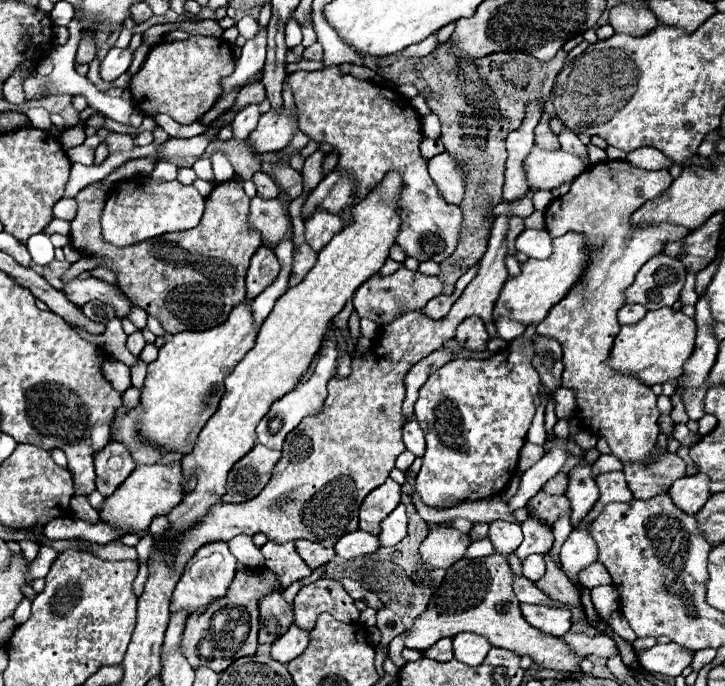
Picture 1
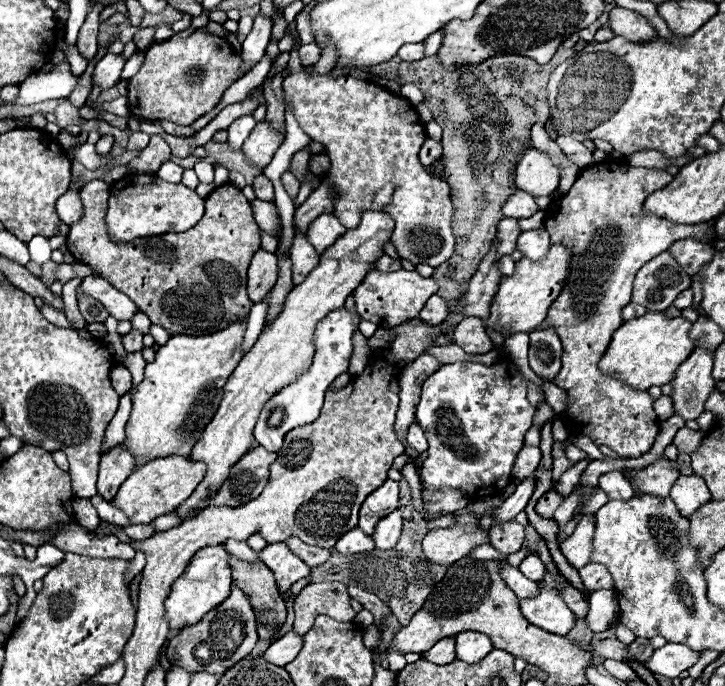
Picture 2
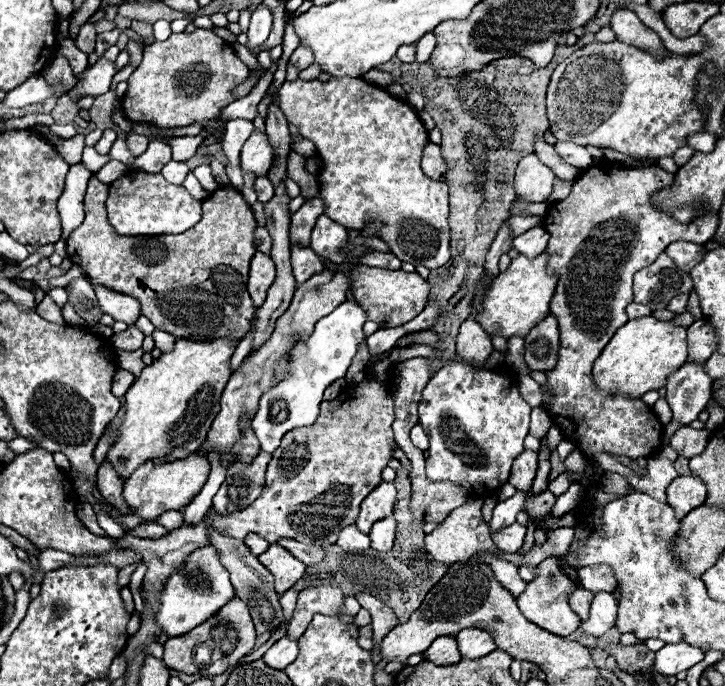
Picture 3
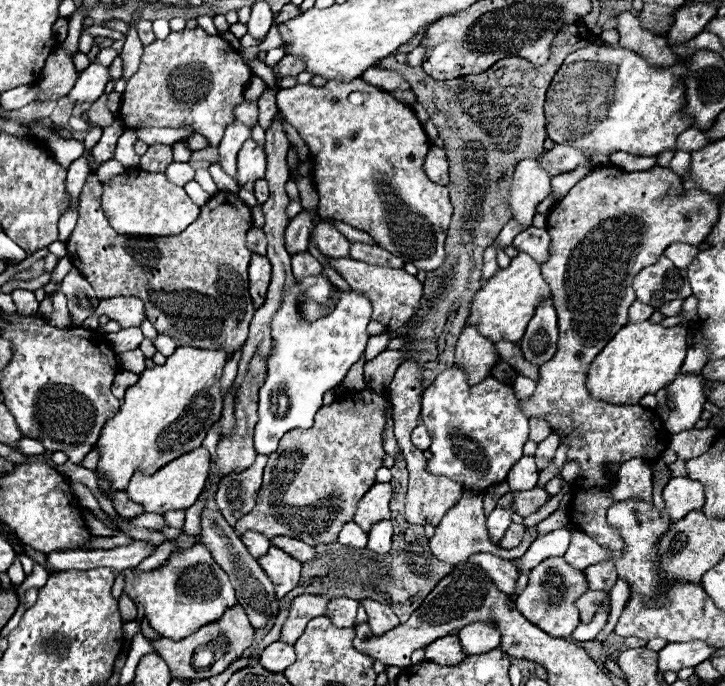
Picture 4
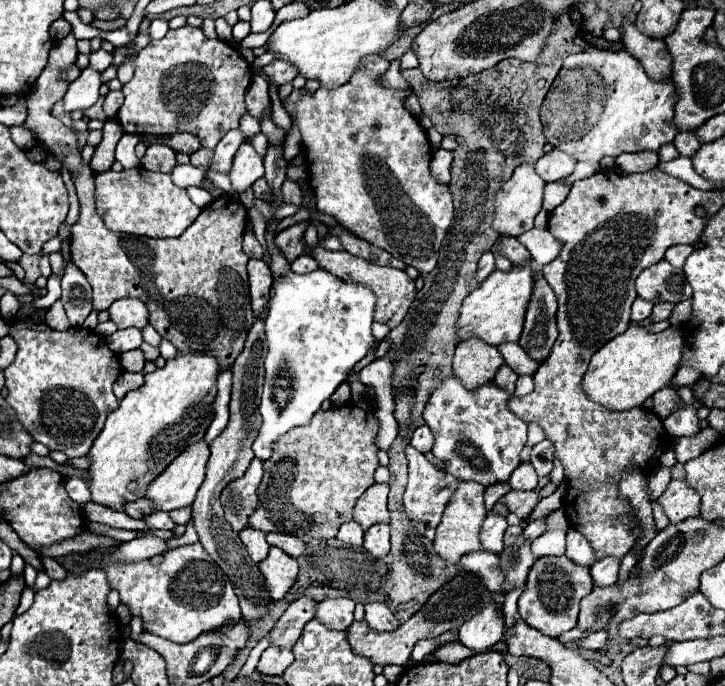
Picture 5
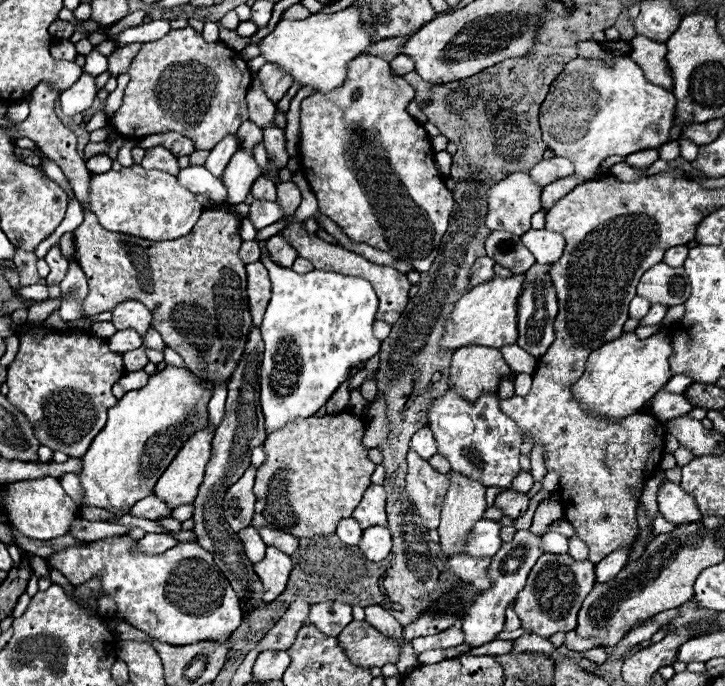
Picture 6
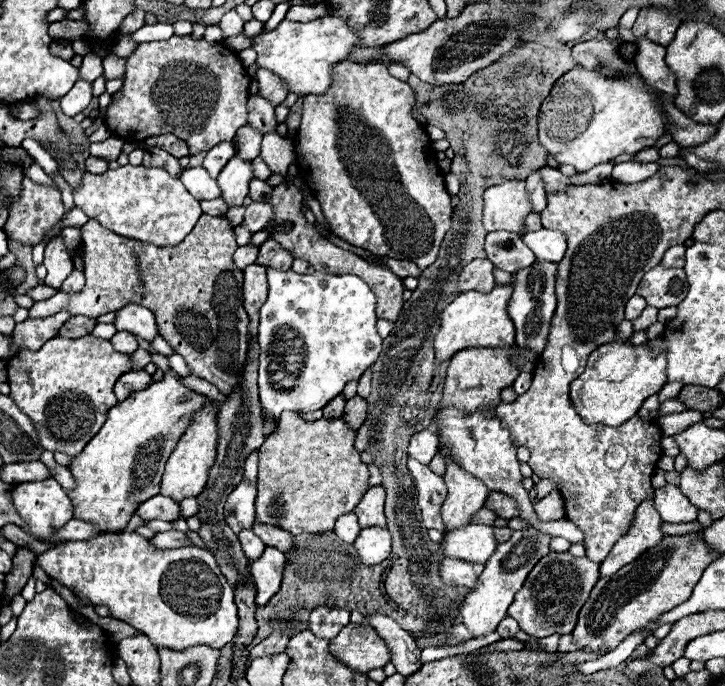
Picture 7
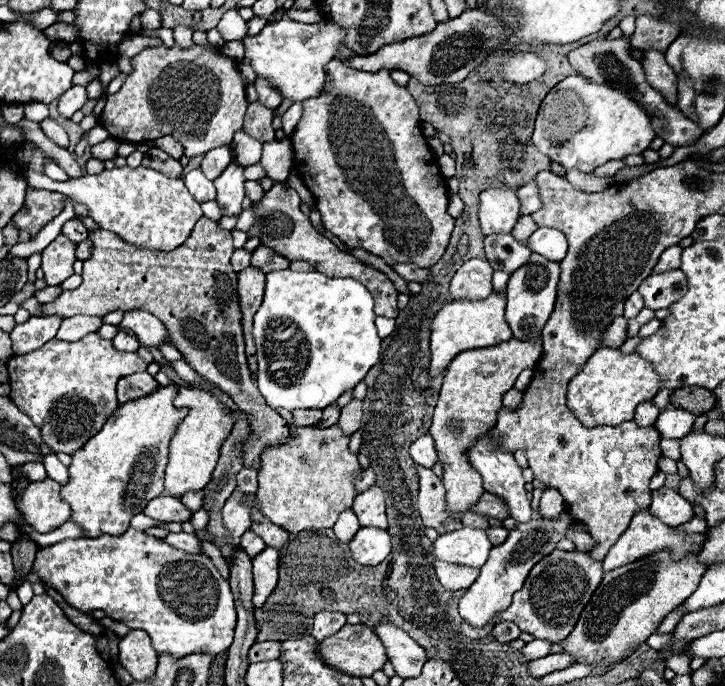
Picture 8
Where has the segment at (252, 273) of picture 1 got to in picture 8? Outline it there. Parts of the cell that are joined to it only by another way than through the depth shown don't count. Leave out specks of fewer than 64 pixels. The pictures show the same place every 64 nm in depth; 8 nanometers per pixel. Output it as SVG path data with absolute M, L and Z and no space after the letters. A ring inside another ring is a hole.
M248 266L246 270L238 272L238 300L240 300L240 312L242 312L242 332L246 342L246 356L252 376L256 376L256 358L254 358L254 340L252 340L252 316L262 304L264 296L264 272L258 268Z

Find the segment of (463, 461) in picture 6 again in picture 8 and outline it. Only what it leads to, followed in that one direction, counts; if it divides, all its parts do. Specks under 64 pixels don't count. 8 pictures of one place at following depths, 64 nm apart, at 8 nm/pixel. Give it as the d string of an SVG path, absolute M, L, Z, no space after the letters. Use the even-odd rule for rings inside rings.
M490 432L486 436L482 436L470 450L468 450L468 458L470 458L470 464L482 474L482 486L484 490L488 490L490 494L498 496L500 500L506 502L508 506L508 512L510 512L510 518L514 518L516 522L524 522L524 520L530 520L532 516L532 508L530 508L530 502L526 498L526 490L524 490L524 480L522 480L522 470L516 466L514 462L514 456L512 454L506 454L506 452L492 452L490 450Z

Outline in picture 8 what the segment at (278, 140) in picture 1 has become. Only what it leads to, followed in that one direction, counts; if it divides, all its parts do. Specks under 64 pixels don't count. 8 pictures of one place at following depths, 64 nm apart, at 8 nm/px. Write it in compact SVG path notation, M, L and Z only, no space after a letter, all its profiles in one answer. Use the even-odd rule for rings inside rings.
M232 162L216 180L216 202L226 210L224 216L236 216L242 212L244 200L244 168Z

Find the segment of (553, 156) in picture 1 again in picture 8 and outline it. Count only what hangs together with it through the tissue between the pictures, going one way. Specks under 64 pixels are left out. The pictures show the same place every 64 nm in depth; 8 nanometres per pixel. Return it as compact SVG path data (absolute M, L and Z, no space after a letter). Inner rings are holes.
M488 188L480 194L480 226L484 236L508 234L520 216L520 200L516 190Z

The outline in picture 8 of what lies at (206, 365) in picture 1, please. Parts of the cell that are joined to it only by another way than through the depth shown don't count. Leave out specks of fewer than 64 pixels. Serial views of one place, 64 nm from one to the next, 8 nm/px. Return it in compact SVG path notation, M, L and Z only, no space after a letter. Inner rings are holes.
M176 384L158 388L156 392L122 404L104 424L104 428L84 444L82 450L72 454L72 464L68 466L68 482L60 488L60 498L70 504L70 522L76 522L86 538L98 538L102 534L120 536L128 530L132 516L142 514L146 504L164 492L164 468L168 464L168 446L174 436L176 424L184 418L184 410L176 410L172 400L176 396Z

